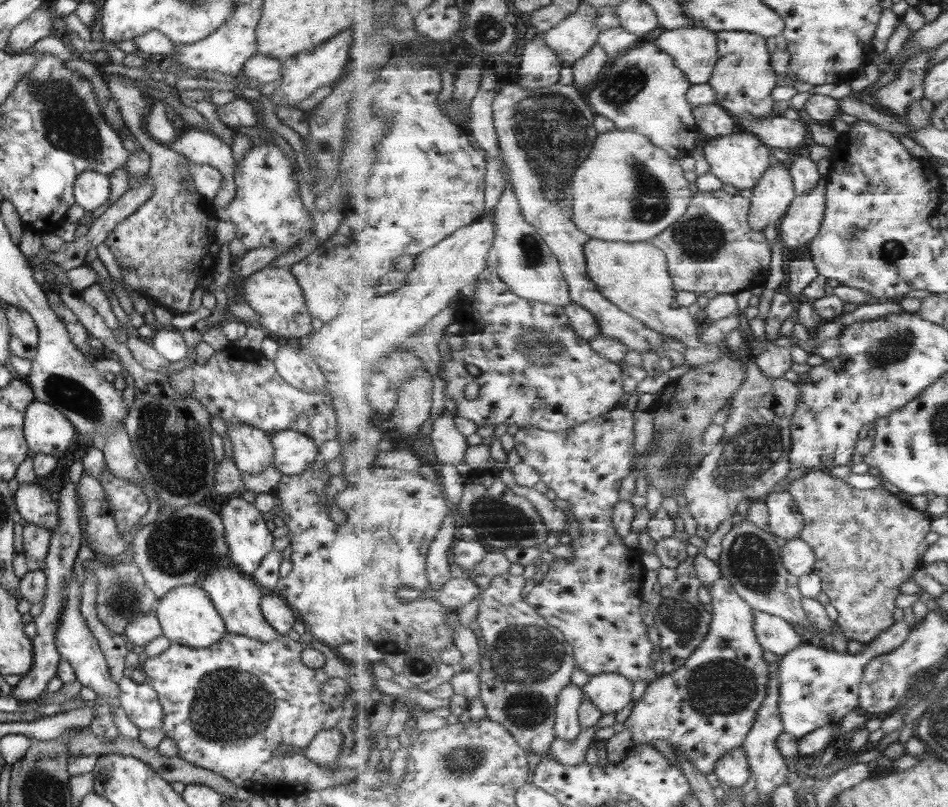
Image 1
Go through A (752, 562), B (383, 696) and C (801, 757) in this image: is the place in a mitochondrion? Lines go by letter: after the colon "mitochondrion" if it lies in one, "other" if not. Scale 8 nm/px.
A: mitochondrion
B: other
C: other

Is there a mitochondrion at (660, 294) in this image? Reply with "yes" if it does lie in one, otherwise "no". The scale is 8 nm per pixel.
no

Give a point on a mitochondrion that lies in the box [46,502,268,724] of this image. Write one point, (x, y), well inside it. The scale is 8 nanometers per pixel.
(177, 546)

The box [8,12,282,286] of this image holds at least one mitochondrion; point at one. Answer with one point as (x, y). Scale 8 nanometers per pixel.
(67, 125)

